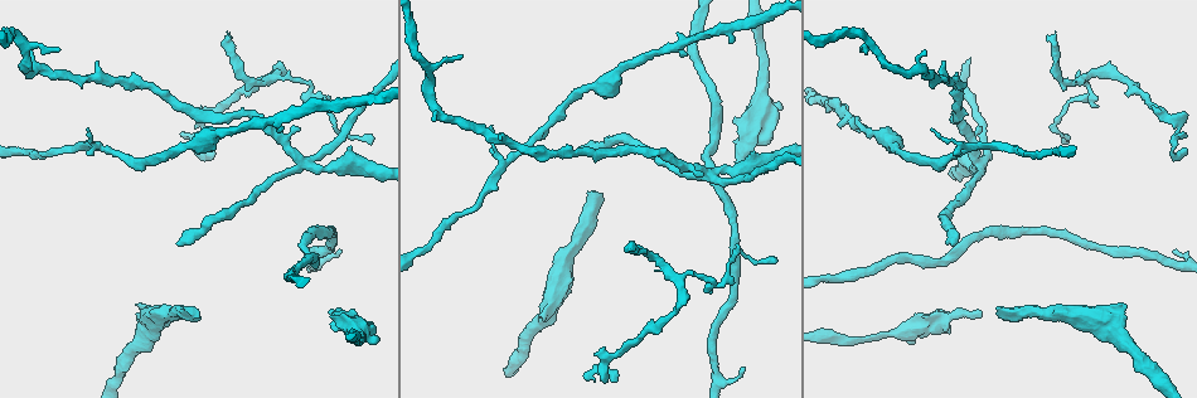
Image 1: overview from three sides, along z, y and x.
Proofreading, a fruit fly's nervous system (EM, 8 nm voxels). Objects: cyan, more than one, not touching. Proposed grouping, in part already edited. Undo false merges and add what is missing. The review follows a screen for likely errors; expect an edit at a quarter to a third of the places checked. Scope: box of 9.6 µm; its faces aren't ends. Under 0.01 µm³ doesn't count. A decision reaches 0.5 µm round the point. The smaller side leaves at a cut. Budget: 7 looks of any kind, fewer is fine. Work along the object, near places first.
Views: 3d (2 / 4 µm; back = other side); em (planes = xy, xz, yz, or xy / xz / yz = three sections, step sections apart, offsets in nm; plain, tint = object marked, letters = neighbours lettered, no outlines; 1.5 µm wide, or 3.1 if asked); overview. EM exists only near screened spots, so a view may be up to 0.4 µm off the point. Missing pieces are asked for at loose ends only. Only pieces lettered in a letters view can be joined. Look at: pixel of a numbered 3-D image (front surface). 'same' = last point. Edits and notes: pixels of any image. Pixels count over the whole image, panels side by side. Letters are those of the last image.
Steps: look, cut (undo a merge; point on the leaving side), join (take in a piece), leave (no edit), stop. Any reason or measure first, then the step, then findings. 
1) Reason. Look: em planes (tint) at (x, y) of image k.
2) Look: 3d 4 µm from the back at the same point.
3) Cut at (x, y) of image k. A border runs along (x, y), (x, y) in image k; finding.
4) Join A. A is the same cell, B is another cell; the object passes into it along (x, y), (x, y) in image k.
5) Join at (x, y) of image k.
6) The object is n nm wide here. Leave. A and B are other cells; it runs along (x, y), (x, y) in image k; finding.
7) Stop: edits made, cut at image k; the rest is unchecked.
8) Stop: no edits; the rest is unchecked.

Sharp bend. Look: em yz step 4 (tint) at (1054, 127) of image 1.

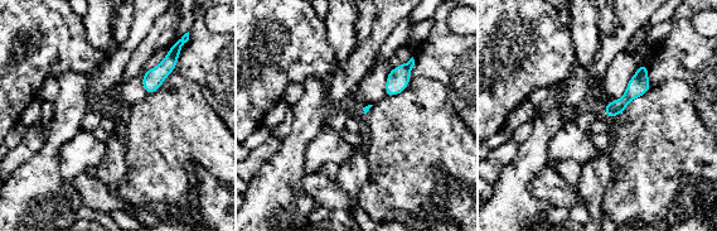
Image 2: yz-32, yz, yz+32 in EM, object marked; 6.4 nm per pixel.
Look: em planes (letters) at the same point.

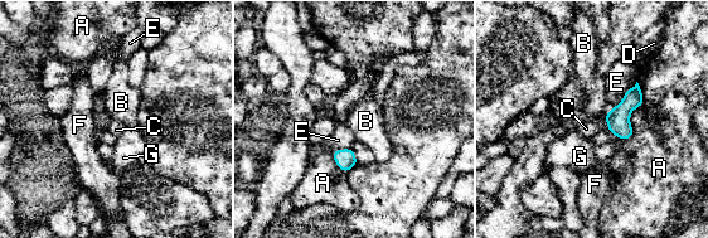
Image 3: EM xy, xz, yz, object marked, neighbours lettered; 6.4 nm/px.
Leave. A, B, C, D, E, F and G are other cells; a border runs along (604, 117), (609, 131) in image 3; all the same neuron.

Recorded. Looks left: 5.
Sharp bend. Look: 3d 2 µm at (974, 163) of image 1.

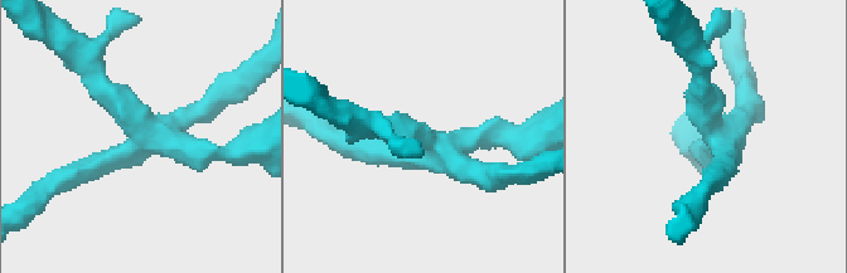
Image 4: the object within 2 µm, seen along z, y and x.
4 arms meet here; shape alone is not enough. Look: em xz step 8 (tint) at (714, 134) of image 4.

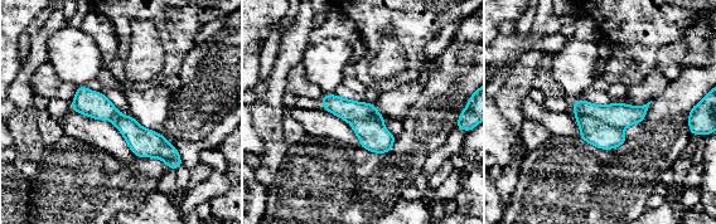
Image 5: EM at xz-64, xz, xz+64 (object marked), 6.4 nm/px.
Cut it another way. Look: em planes (letters) at the same point.

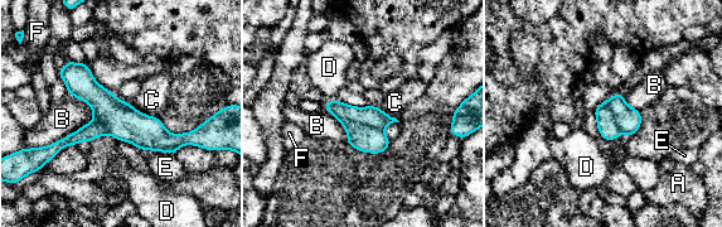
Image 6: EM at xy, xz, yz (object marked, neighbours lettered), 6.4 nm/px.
The longest contact is with B, 240 nm. Cut at (366, 139) of image 6. A, B, C, D, E and F are other cells; a border runs along (340, 120), (371, 125), (383, 130) in image 6; two neurons meet here.

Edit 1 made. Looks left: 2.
Look: overview.

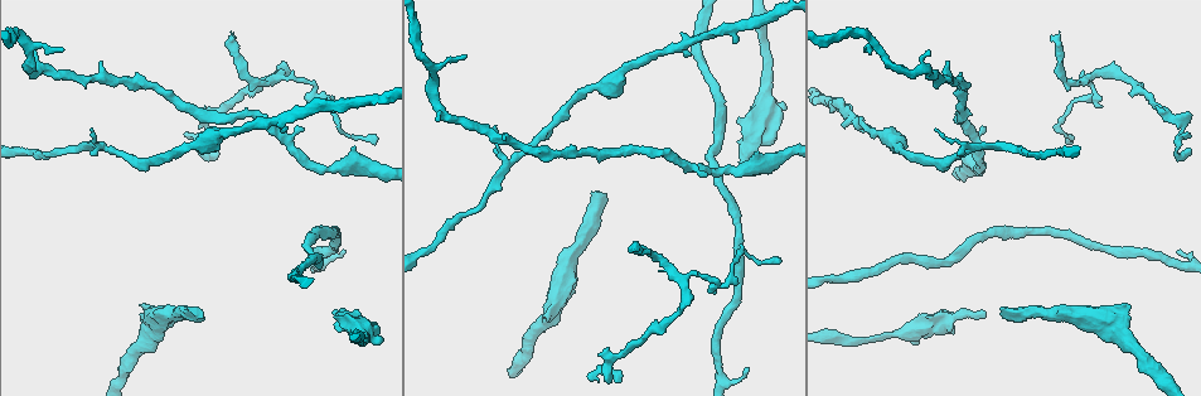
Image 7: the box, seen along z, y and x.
Sudden change in width. Look: em planes (letters) at (366, 333) of image 7.

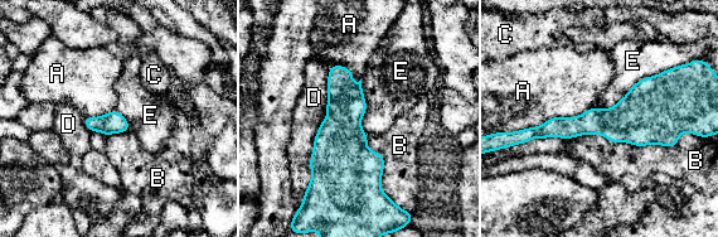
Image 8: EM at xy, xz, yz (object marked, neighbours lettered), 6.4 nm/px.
Leave. A, B, C, D and E are other cells; a border runs along (670, 67), (595, 107) in image 8; continuous, no second neuron.

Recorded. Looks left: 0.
Stop: edits made, cut at image 6; the rest is unchecked.

